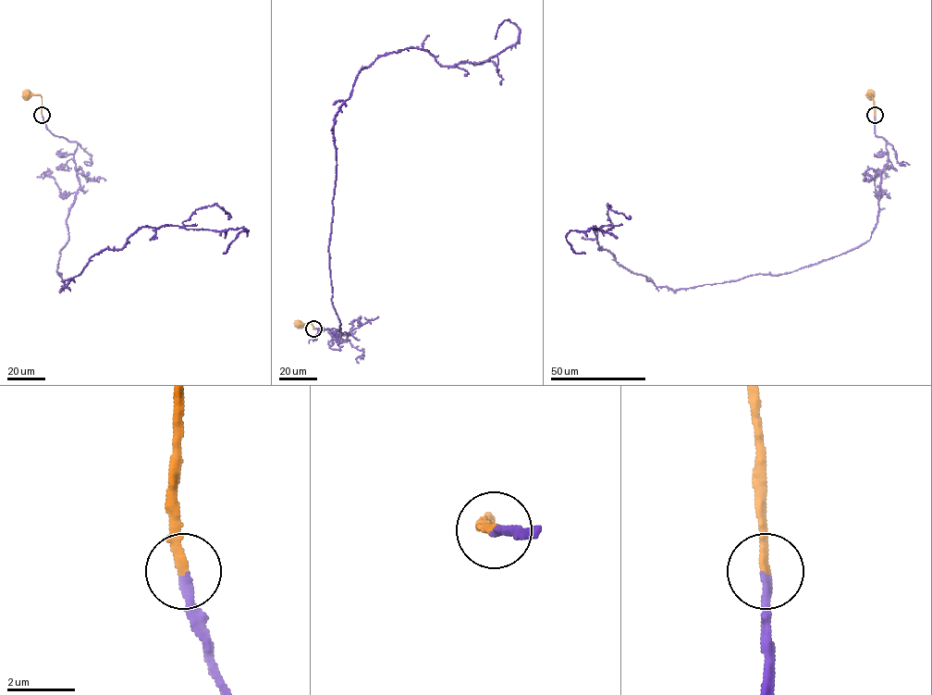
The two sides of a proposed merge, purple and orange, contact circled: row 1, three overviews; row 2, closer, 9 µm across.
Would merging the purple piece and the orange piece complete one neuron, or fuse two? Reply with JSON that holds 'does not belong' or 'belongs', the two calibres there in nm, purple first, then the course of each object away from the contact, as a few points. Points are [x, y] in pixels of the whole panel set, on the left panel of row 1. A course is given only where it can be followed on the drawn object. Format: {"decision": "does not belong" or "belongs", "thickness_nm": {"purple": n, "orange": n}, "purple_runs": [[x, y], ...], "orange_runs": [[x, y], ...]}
{"decision": "belongs", "thickness_nm": {"purple": 240, "orange": 240}, "purple_runs": [[42, 115], [77, 142], [61, 290], [143, 226], [249, 231], [223, 253]], "orange_runs": [[42, 115], [42, 97], [26, 94]]}

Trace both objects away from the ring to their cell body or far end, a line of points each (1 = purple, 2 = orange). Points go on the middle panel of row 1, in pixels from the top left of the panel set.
1: (313, 328), (351, 334), (328, 247), (335, 116), (360, 70), (410, 47), (487, 61), (521, 30), (495, 39)
2: (313, 328), (311, 323), (298, 323)

